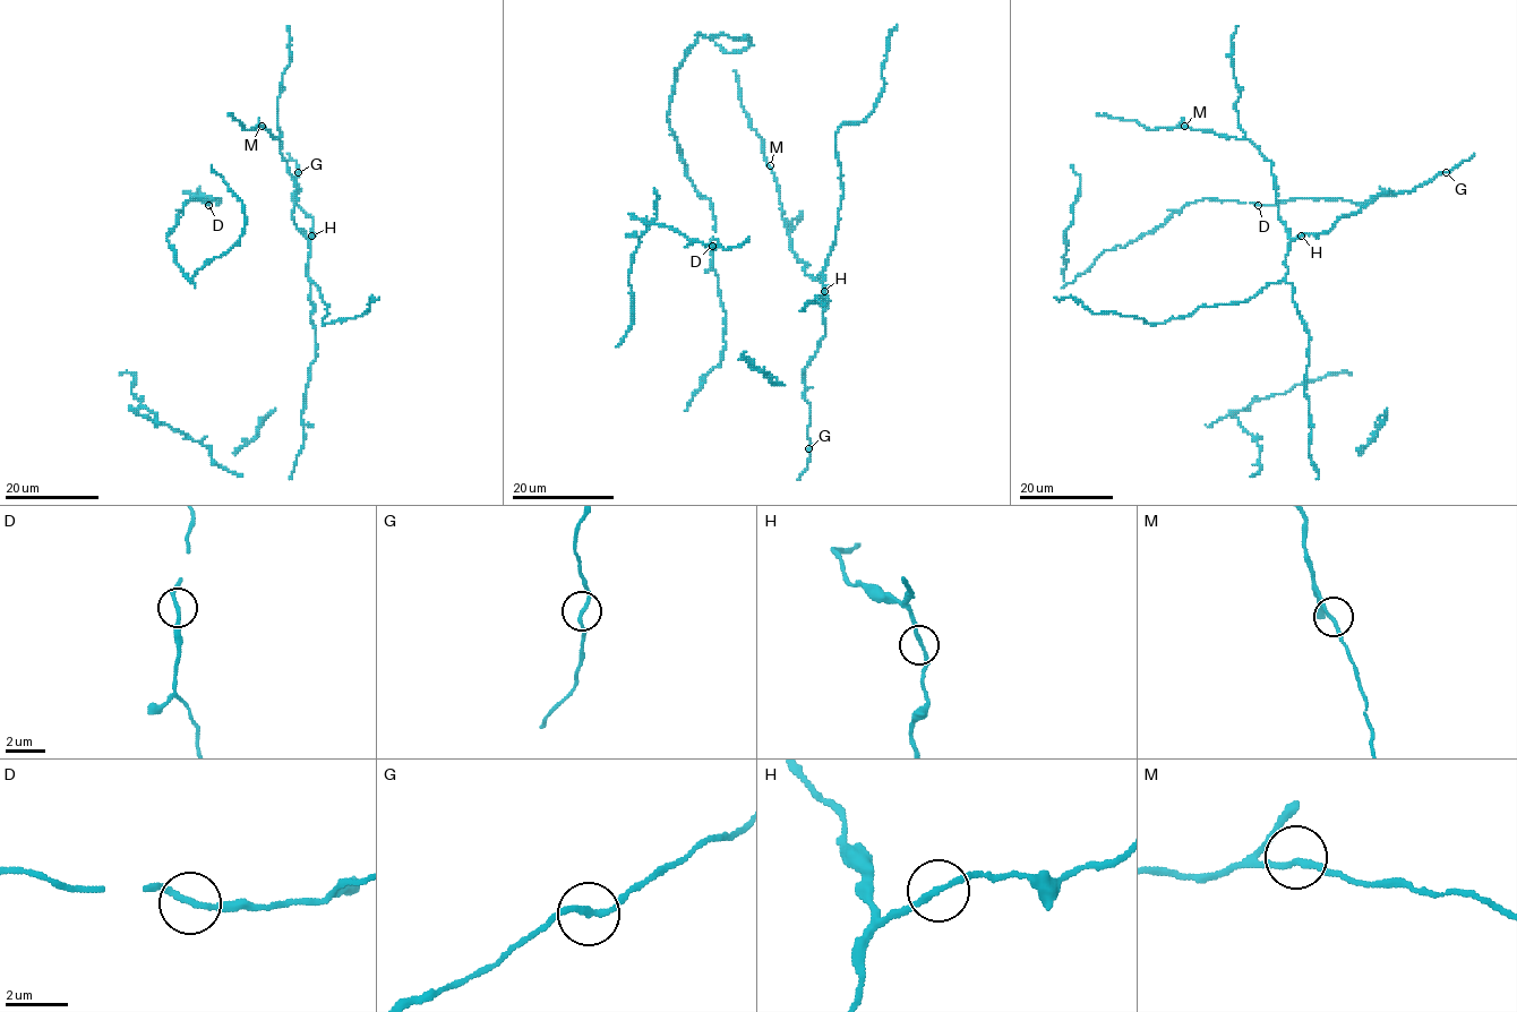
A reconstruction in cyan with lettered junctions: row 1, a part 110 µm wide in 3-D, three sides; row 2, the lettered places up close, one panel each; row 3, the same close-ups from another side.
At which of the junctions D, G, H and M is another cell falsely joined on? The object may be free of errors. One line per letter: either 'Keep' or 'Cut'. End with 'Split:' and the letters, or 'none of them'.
D: Keep
G: Keep
H: Keep
M: Keep
Split: none of them

